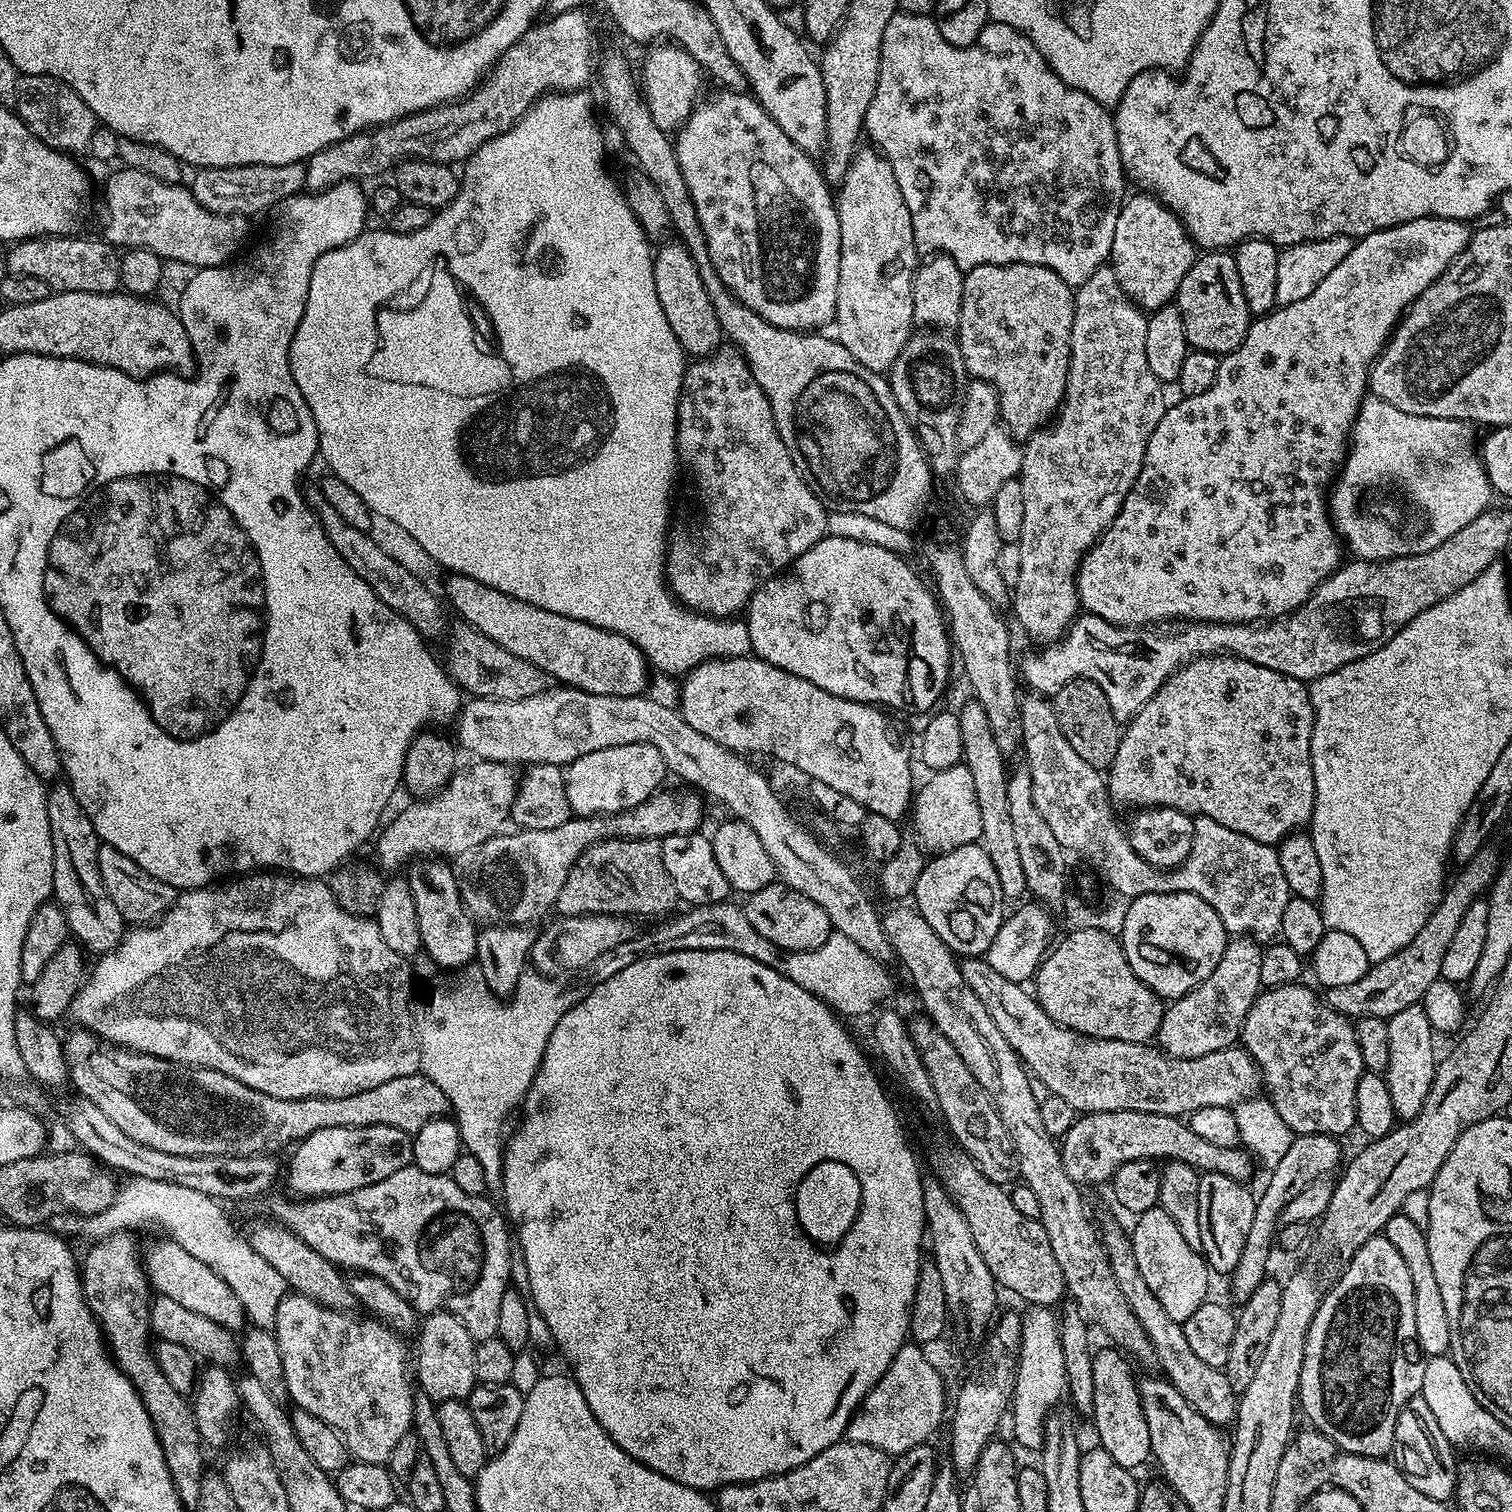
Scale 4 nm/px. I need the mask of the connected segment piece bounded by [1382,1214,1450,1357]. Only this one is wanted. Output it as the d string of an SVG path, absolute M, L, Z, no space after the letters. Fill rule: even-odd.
M1397 1214L1386 1222L1383 1236L1402 1254L1402 1262L1406 1262L1406 1270L1410 1270L1410 1282L1414 1282L1414 1322L1416 1323L1416 1340L1420 1343L1421 1353L1425 1357L1441 1356L1448 1352L1450 1346L1450 1322L1446 1318L1446 1306L1442 1303L1442 1289L1438 1286L1438 1278L1434 1278L1434 1266L1430 1263L1430 1246L1425 1229L1414 1226L1410 1218Z

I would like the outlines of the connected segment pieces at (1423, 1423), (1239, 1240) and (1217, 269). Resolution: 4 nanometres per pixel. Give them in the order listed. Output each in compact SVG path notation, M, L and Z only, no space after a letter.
M1418 1395L1408 1401L1398 1414L1396 1444L1398 1452L1400 1448L1399 1467L1410 1482L1410 1486L1414 1486L1414 1490L1422 1490L1426 1498L1445 1502L1455 1497L1458 1485L1457 1453L1446 1438L1446 1434L1442 1434L1442 1429L1438 1427L1438 1422L1434 1419L1430 1406L1426 1406L1423 1396Z
M1204 1172L1198 1182L1198 1226L1202 1234L1199 1251L1207 1260L1213 1273L1231 1274L1242 1258L1242 1246L1246 1246L1246 1234L1250 1234L1250 1222L1258 1211L1258 1200L1241 1181L1226 1174Z
M1212 250L1193 259L1186 278L1178 286L1174 297L1176 308L1182 314L1189 349L1212 352L1221 358L1232 352L1246 338L1250 313L1238 278L1236 257L1226 250Z

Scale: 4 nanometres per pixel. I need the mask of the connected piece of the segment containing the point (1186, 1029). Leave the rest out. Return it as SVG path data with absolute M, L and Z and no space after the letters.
M1248 934L1229 939L1218 966L1197 988L1164 1009L1158 1040L1165 1053L1174 1060L1193 1060L1223 1048L1231 1048L1241 1039L1244 1019L1262 991L1262 954L1264 948Z

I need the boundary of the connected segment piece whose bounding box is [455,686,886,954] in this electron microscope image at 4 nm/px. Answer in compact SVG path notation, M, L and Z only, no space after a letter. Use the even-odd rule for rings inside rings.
M556 686L556 689L554 688L555 687L548 691L539 692L538 695L531 696L530 698L522 698L521 700L493 700L491 698L469 699L467 703L461 707L458 713L458 719L455 721L455 723L457 722L457 737L455 736L455 739L458 741L458 744L458 739L460 739L461 745L459 744L459 747L461 749L464 747L465 750L472 755L472 758L475 758L477 761L493 760L499 764L508 764L512 766L515 765L514 762L518 760L534 760L538 764L544 764L540 766L552 766L548 764L561 764L561 766L567 766L572 764L578 758L582 758L582 754L594 754L594 750L606 750L610 746L626 746L627 744L653 744L656 749L663 754L665 765L667 765L671 771L673 768L674 771L680 772L681 778L688 783L685 785L695 786L701 793L703 793L705 797L713 796L714 799L721 800L721 802L724 803L730 811L732 811L729 813L731 813L735 819L749 824L754 830L754 834L758 834L758 838L762 838L762 846L766 846L766 854L770 854L770 858L776 864L776 875L779 883L786 885L788 888L792 888L798 894L806 894L806 898L810 898L810 902L815 902L817 906L822 906L822 910L826 910L826 918L830 918L833 929L835 929L835 931L839 933L843 939L849 940L850 942L858 942L858 946L862 946L862 950L866 950L867 952L871 952L873 954L880 954L880 951L882 951L883 948L886 948L886 937L884 934L884 925L882 923L881 913L879 911L876 913L875 910L872 909L872 904L870 901L868 901L867 894L860 889L859 882L856 881L850 873L848 873L847 866L844 865L834 853L827 852L827 850L824 849L823 846L820 845L819 842L816 841L815 838L812 837L811 834L808 833L807 830L804 829L803 826L800 825L790 813L788 813L787 806L784 805L778 797L776 797L776 792L774 789L772 789L772 787L774 787L773 783L769 780L767 775L764 775L765 777L759 776L754 769L743 768L743 766L736 761L735 754L730 752L726 745L719 744L719 739L717 739L716 736L707 736L698 730L694 730L688 725L688 723L685 722L683 715L678 714L675 707L672 707L673 709L667 708L666 705L659 704L659 702L656 700L647 700L647 695L643 694L632 697L603 696L602 694L594 694L593 692L584 692L580 688L573 688L571 686Z

